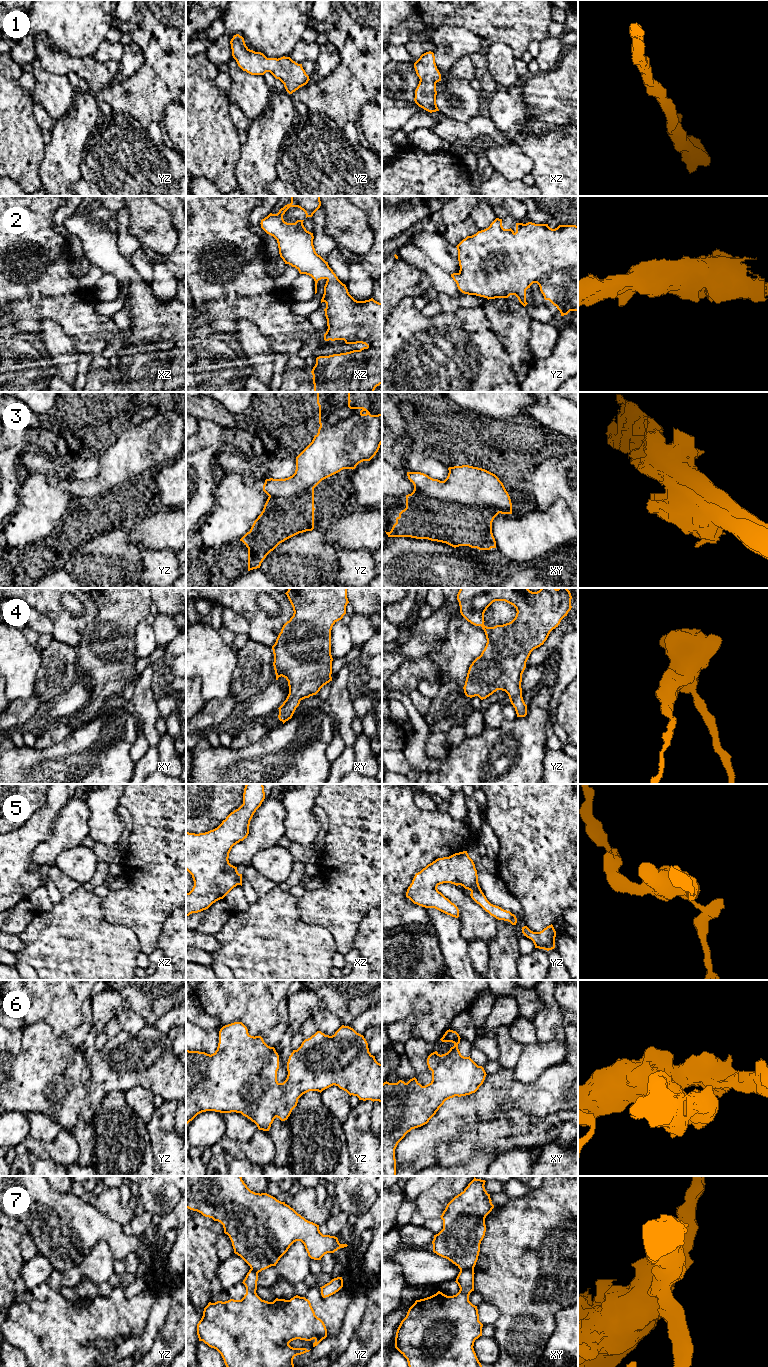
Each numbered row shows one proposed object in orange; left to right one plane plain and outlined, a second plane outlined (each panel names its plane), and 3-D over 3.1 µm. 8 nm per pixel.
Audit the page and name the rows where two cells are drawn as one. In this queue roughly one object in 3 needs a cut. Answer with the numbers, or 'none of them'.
5, 7

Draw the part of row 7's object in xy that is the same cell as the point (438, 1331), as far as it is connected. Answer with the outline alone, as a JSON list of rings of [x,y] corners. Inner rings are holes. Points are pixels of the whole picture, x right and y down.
[[[474,1269],[460,1270],[455,1281],[460,1288],[456,1295],[447,1296],[438,1291],[430,1297],[416,1300],[415,1303],[409,1308],[406,1317],[401,1321],[397,1329],[395,1337],[395,1348],[407,1359],[409,1367],[482,1367],[473,1348],[475,1340],[482,1336],[483,1327],[483,1324],[479,1321],[477,1306],[473,1305],[469,1301],[469,1295],[472,1291],[474,1291],[474,1274]]]

